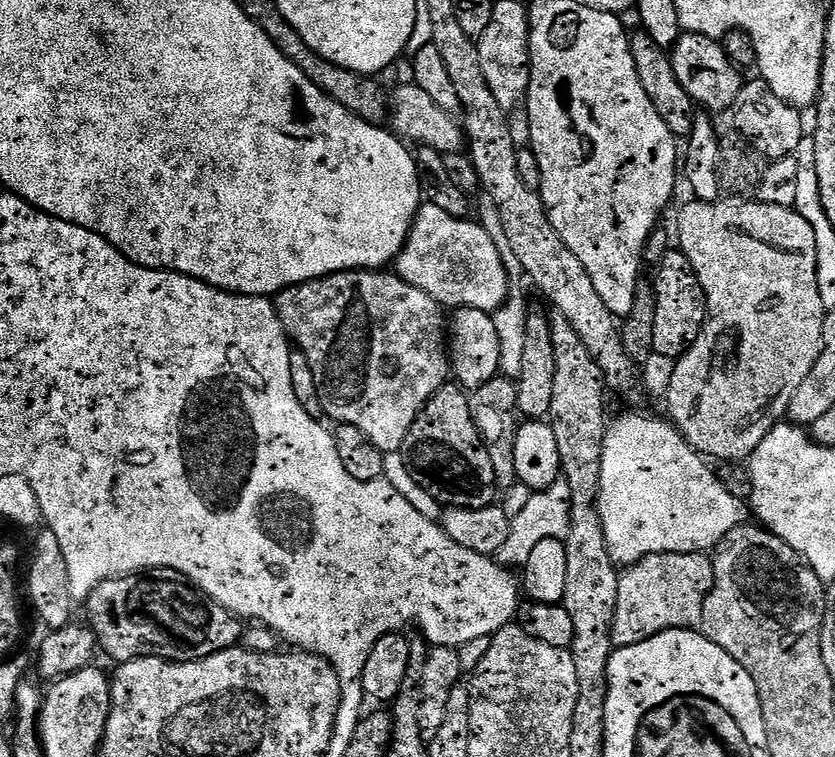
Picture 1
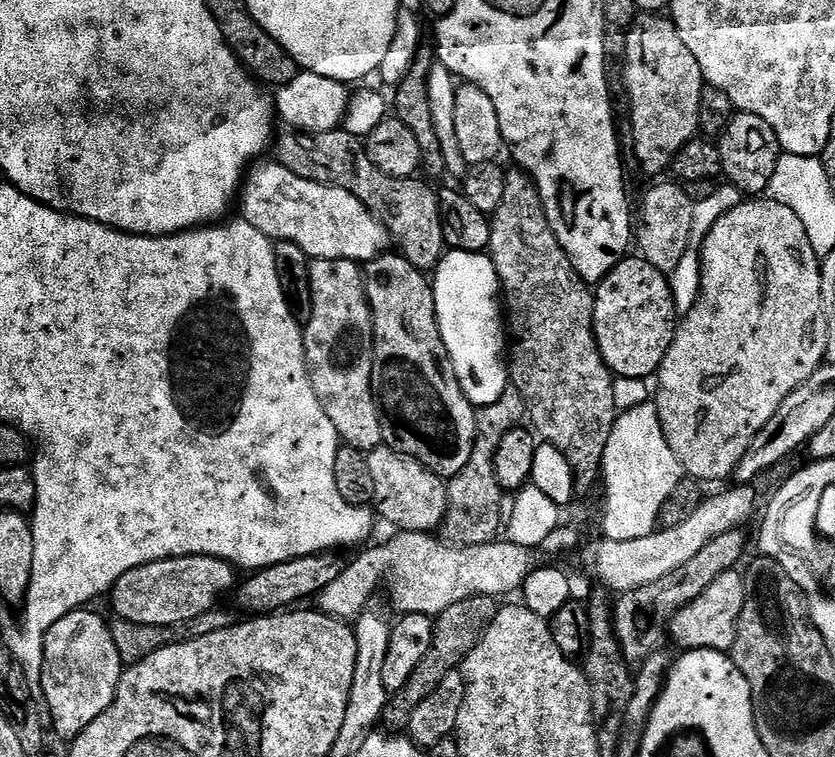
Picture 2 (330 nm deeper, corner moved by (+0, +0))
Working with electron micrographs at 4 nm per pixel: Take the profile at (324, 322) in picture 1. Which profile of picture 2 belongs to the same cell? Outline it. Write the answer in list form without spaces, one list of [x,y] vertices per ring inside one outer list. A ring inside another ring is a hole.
[[[312,260],[312,314],[307,317],[306,327],[304,328],[304,349],[306,350],[306,354],[308,355],[308,373],[310,374],[310,378],[312,379],[312,385],[314,386],[314,390],[318,394],[318,398],[322,402],[322,406],[324,407],[324,412],[330,418],[330,422],[334,422],[334,426],[336,427],[336,432],[341,438],[341,441],[347,447],[350,448],[359,448],[361,452],[367,454],[372,451],[374,448],[379,448],[381,445],[385,443],[384,440],[384,428],[386,432],[386,424],[382,419],[382,409],[378,403],[378,393],[374,387],[374,337],[372,335],[372,305],[368,298],[368,290],[366,287],[366,276],[362,271],[361,265],[357,263],[355,260]]]

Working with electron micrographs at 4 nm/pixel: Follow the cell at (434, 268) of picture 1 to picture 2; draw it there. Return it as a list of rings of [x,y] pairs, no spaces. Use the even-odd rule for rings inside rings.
[[[279,162],[261,163],[243,185],[243,219],[262,234],[302,246],[312,260],[355,260],[371,262],[389,251],[390,233],[361,200],[345,188],[298,178]]]

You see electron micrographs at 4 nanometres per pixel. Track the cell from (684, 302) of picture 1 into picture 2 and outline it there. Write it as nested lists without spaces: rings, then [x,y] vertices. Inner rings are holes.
[[[632,254],[620,260],[618,266],[614,266],[614,270],[610,270],[610,274],[606,274],[606,278],[595,285],[594,295],[596,305],[592,324],[596,327],[596,341],[606,366],[616,376],[643,380],[655,377],[666,358],[666,350],[670,350],[676,337],[678,313],[671,279],[662,270],[658,270],[651,262],[645,260],[643,255]]]

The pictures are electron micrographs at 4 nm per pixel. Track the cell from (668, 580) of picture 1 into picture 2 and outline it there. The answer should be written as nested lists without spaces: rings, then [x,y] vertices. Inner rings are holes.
[[[733,570],[722,574],[694,602],[682,606],[678,614],[674,614],[670,625],[671,639],[676,639],[677,649],[691,650],[705,648],[725,654],[731,653],[734,642],[738,638],[738,626],[742,618],[744,603],[748,597],[748,585],[743,575]]]

